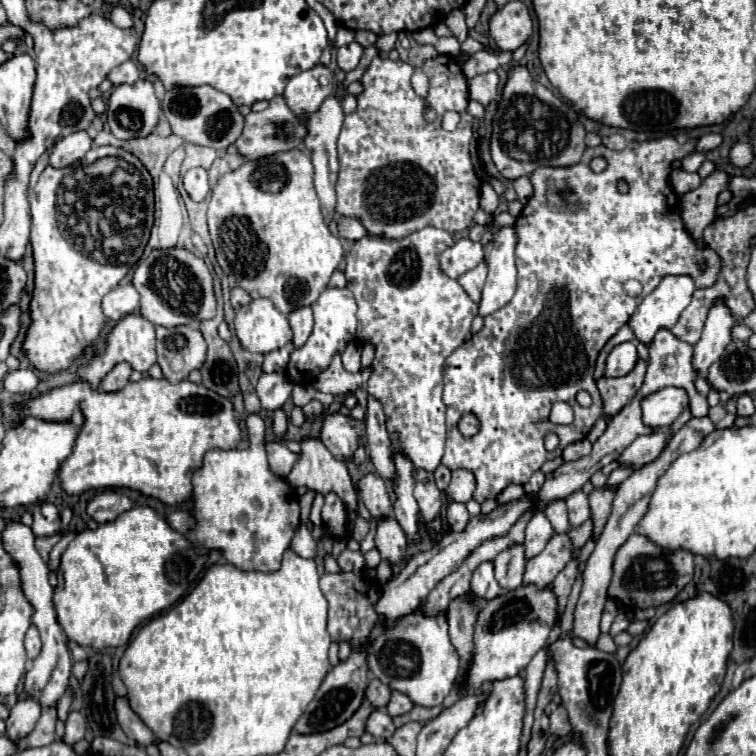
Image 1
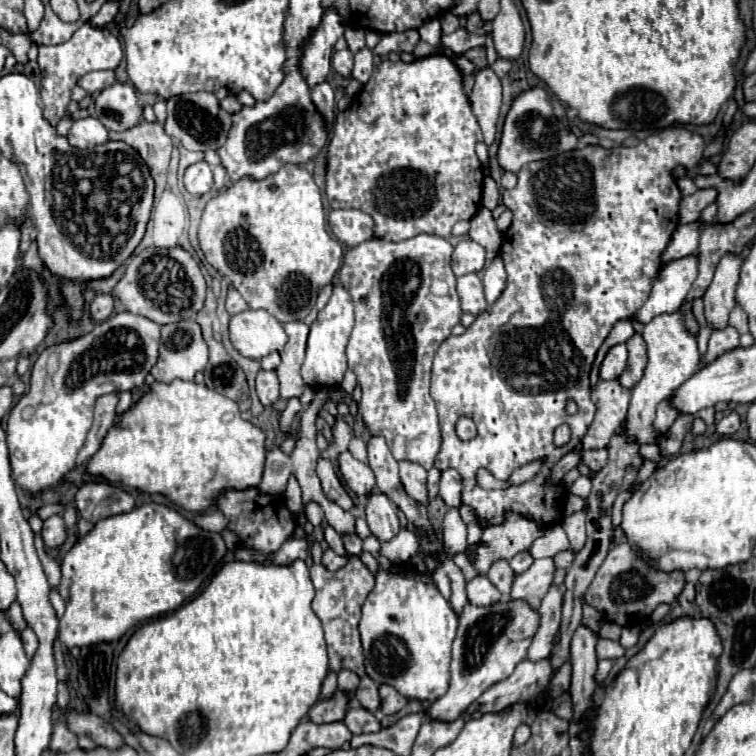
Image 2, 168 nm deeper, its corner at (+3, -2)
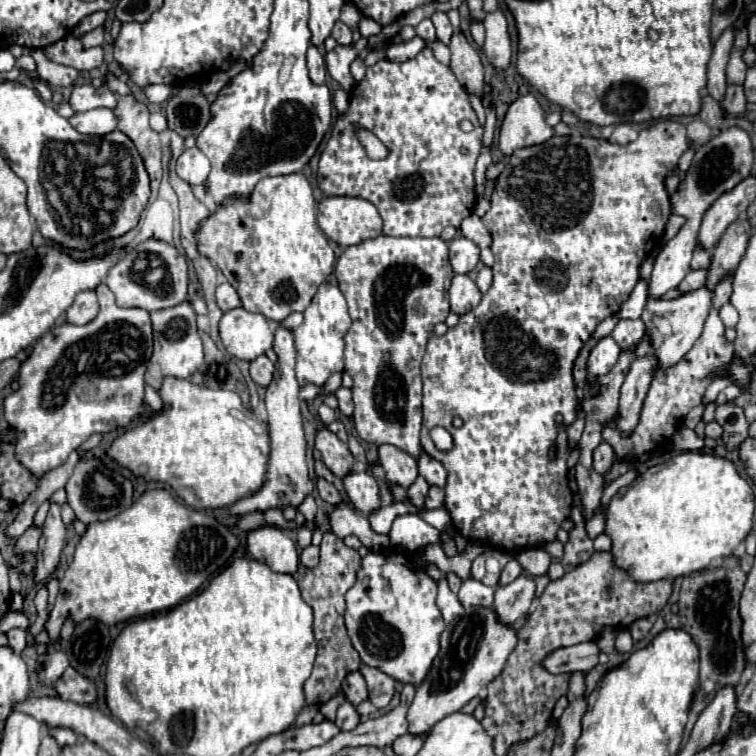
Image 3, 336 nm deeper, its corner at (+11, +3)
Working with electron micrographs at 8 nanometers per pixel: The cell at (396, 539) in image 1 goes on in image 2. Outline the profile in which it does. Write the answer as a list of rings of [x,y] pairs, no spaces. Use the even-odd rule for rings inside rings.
[[[371,493],[367,497],[365,513],[367,513],[367,525],[371,533],[379,539],[379,543],[387,543],[399,533],[401,525],[395,513],[395,505],[383,493]]]

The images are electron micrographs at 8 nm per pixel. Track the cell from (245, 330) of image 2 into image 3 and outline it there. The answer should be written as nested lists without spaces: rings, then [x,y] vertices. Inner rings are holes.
[[[233,308],[223,314],[219,336],[231,356],[251,362],[271,348],[273,324],[269,324],[261,314],[247,312],[245,308]]]

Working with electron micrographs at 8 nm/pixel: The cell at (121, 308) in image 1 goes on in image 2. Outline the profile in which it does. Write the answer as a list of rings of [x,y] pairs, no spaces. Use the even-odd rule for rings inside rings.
[[[97,295],[91,303],[91,317],[95,321],[105,321],[111,317],[115,309],[115,297],[113,295]]]

